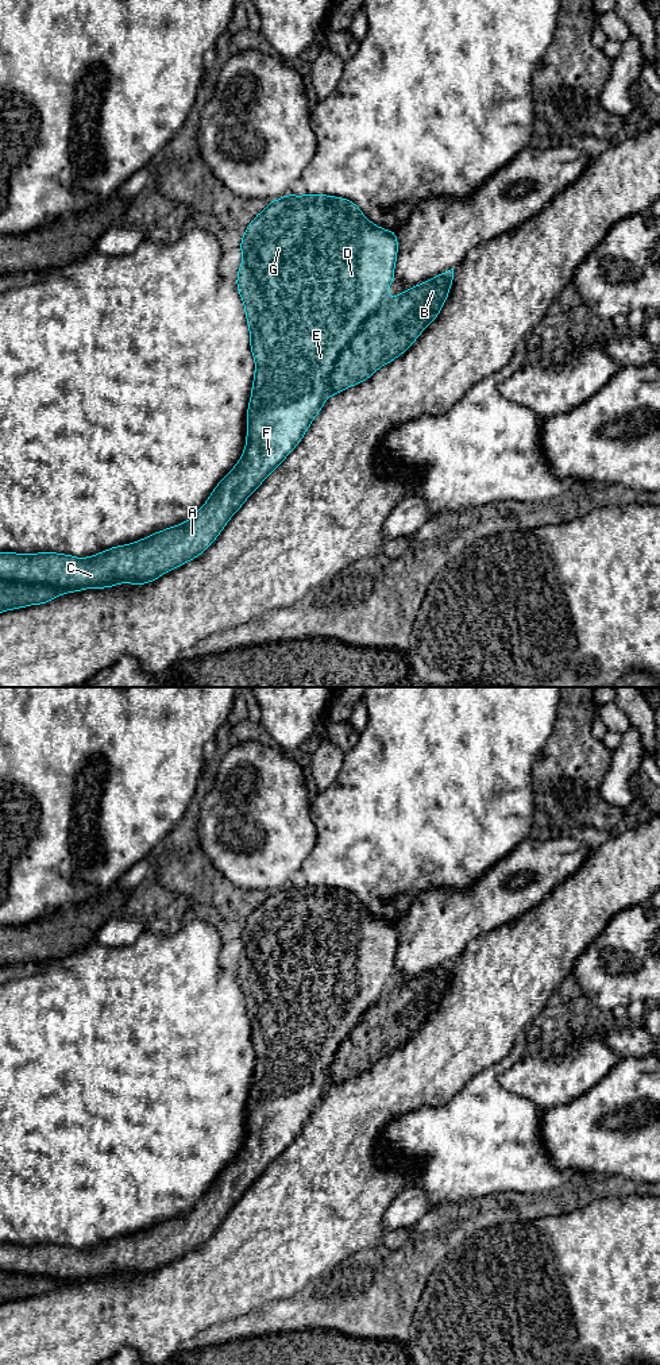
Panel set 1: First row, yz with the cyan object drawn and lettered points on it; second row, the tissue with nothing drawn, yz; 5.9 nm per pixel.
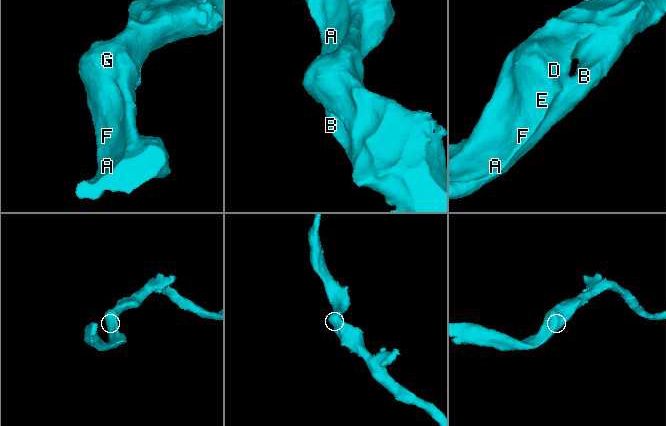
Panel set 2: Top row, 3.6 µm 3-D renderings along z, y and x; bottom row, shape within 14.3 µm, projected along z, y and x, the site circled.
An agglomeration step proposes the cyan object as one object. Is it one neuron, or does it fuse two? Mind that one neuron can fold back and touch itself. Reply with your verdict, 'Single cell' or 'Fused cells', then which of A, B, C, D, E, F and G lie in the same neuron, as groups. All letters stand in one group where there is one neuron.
Fused cells. Groups: A C D E F G / B

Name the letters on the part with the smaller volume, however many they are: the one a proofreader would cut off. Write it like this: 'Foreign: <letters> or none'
Foreign: B

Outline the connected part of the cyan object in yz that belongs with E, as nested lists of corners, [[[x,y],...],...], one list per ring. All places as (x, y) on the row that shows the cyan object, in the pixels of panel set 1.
[[[286,194],[256,215],[242,236],[243,261],[236,286],[244,304],[255,374],[247,409],[246,447],[235,467],[216,485],[207,502],[192,518],[155,532],[139,541],[112,547],[89,558],[57,552],[0,552],[0,581],[55,586],[69,590],[113,587],[119,583],[146,585],[193,560],[207,551],[229,518],[296,448],[319,414],[328,396],[329,377],[340,352],[362,324],[387,298],[394,281],[397,234],[373,224],[347,198],[325,194]]]

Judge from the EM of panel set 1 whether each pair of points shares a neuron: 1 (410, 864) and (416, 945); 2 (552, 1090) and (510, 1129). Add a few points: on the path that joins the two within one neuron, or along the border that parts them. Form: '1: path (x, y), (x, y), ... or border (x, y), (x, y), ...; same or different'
1: border (442, 887), (429, 887), (421, 893), (396, 924); different
2: border (508, 1090), (527, 1098), (541, 1110); different

